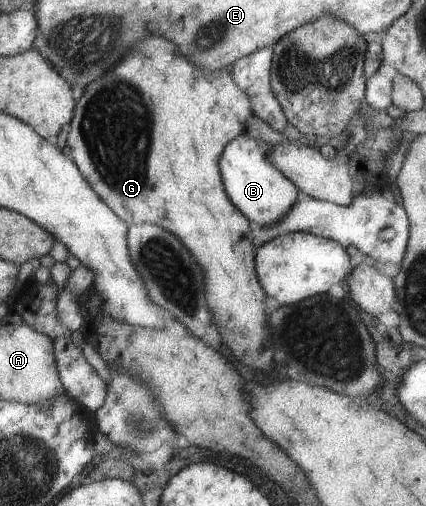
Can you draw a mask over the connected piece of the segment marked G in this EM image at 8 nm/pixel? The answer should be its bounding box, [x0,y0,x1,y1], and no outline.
[68,37,275,371]

